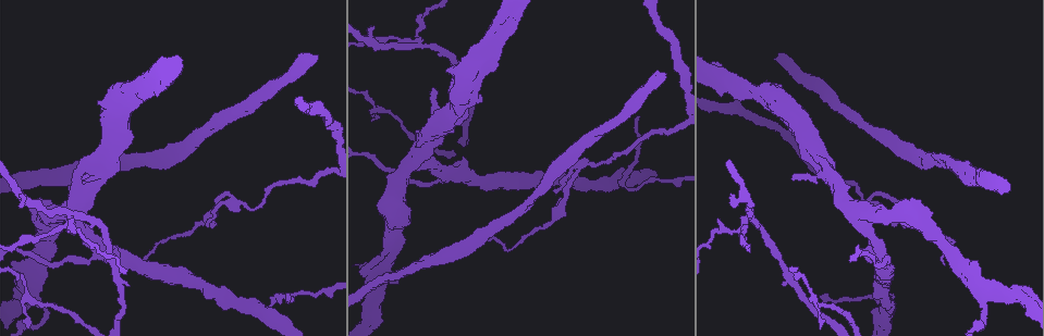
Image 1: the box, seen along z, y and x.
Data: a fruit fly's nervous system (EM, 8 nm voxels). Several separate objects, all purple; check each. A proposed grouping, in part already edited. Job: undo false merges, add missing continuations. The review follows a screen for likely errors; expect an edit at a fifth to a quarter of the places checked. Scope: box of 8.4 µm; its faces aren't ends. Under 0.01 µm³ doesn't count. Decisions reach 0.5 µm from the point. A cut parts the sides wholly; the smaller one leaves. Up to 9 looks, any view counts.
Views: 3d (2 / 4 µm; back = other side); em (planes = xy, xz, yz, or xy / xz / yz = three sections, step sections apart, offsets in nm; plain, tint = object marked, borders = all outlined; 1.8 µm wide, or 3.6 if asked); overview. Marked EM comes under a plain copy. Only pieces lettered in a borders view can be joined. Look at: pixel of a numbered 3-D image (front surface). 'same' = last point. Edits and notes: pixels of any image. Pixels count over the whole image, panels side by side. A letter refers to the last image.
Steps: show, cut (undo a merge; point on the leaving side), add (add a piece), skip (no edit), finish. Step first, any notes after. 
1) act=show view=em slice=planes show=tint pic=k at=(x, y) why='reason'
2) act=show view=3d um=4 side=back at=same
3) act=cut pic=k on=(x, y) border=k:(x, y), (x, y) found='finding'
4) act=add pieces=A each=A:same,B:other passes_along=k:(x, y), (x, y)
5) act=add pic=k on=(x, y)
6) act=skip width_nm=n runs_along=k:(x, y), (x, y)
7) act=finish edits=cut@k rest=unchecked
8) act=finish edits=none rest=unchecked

act=show view=em slice=xz step=4 show=tint pic=1 at=(265, 310) why='four or more arms meet'

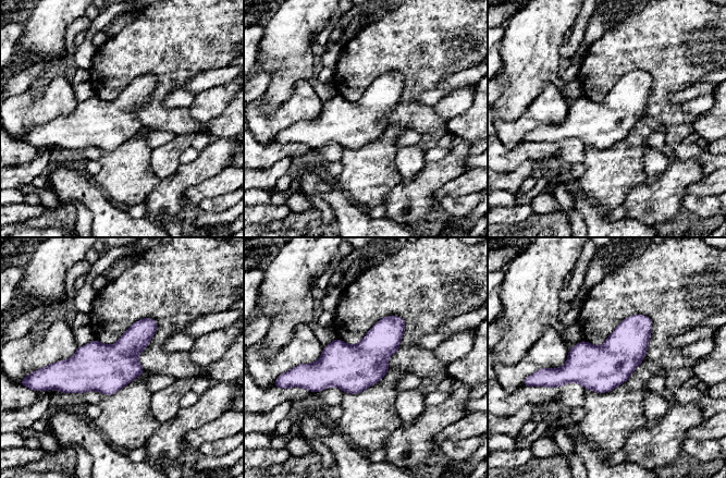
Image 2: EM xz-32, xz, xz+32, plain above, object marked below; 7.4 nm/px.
act=show view=em slice=planes show=borders at=same why='another direction'

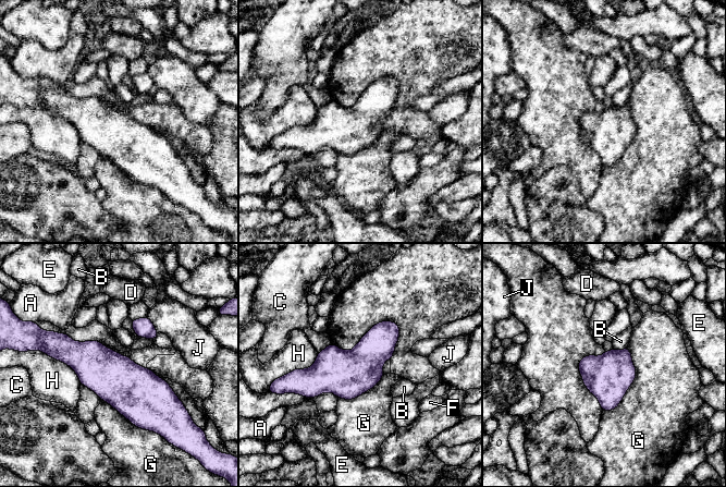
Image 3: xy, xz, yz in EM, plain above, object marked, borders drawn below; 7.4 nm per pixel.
act=cut pic=3 on=(143, 327) width_nm=340 each=A:other,B:other,C:other,D:other,E:other,F:other,G:other,H:other,J:other border=3:(154, 328), (146, 337) found='a second neuron is stuck on'

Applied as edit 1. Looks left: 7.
act=show view=overview

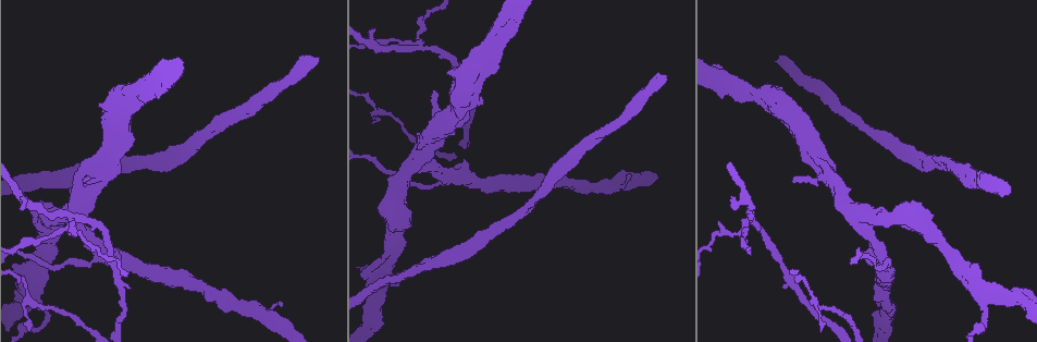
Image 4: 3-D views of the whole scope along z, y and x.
act=show view=em slice=planes show=tint pic=4 at=(822, 166)

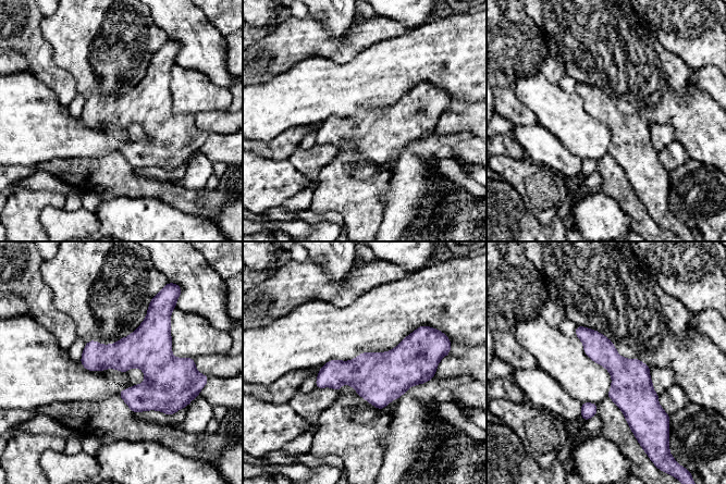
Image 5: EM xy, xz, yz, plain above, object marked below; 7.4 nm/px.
act=show view=em slice=planes show=borders at=same

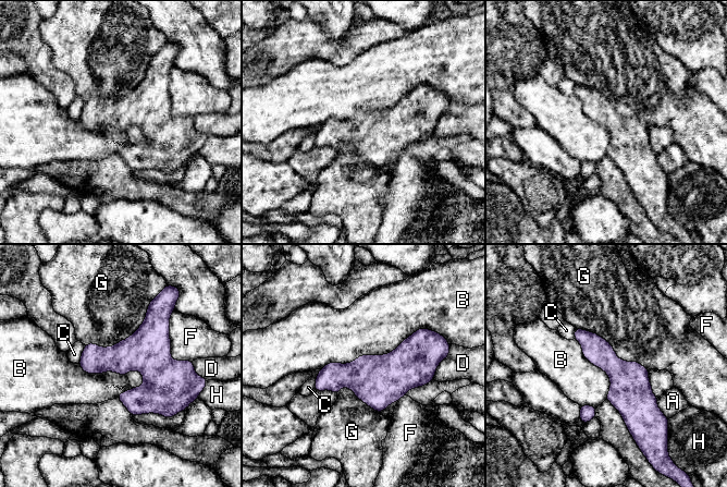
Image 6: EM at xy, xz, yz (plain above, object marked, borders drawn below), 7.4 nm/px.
act=skip each=A:other,B:other,C:other,D:other,F:other,G:other,H:other runs_along=6:(578, 331), (629, 382), (630, 427) found='one neuron here'

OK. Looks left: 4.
act=show view=3d um=4 pic=4 at=(666, 80) why='long arm stops here'

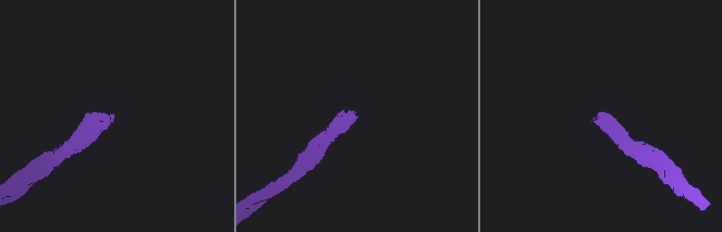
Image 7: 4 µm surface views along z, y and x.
act=show view=em slice=yz step=4 show=borders pic=7 at=(356, 116)

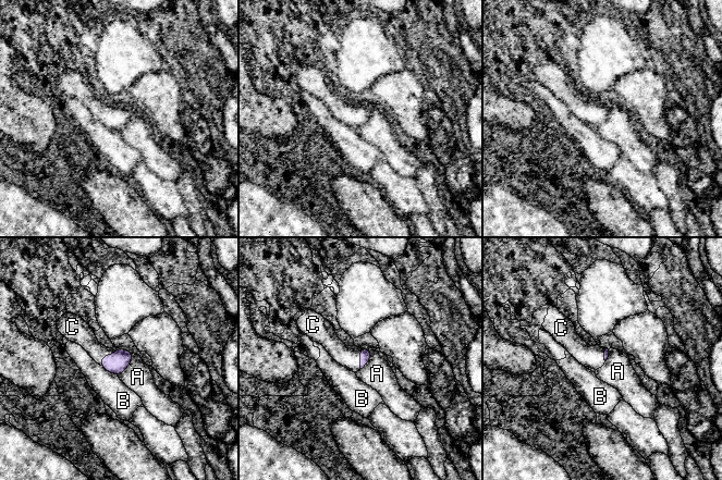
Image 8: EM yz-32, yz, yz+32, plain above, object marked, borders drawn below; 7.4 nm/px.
act=show view=em slice=planes show=borders at=same

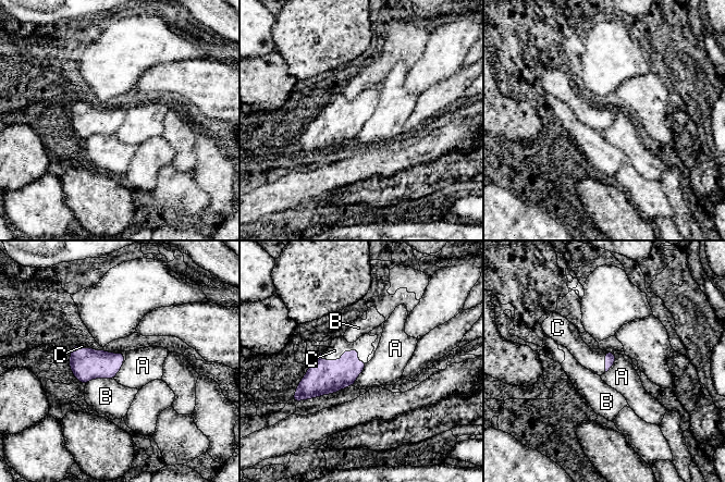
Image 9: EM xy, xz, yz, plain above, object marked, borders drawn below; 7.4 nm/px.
act=add pieces=C each=A:other,B:other,C:same passes_along=9:(324, 377), (346, 351), (339, 345) found='the neuron continues'

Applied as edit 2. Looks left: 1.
act=finish edits=cut@3,add@9 rest=unchecked

